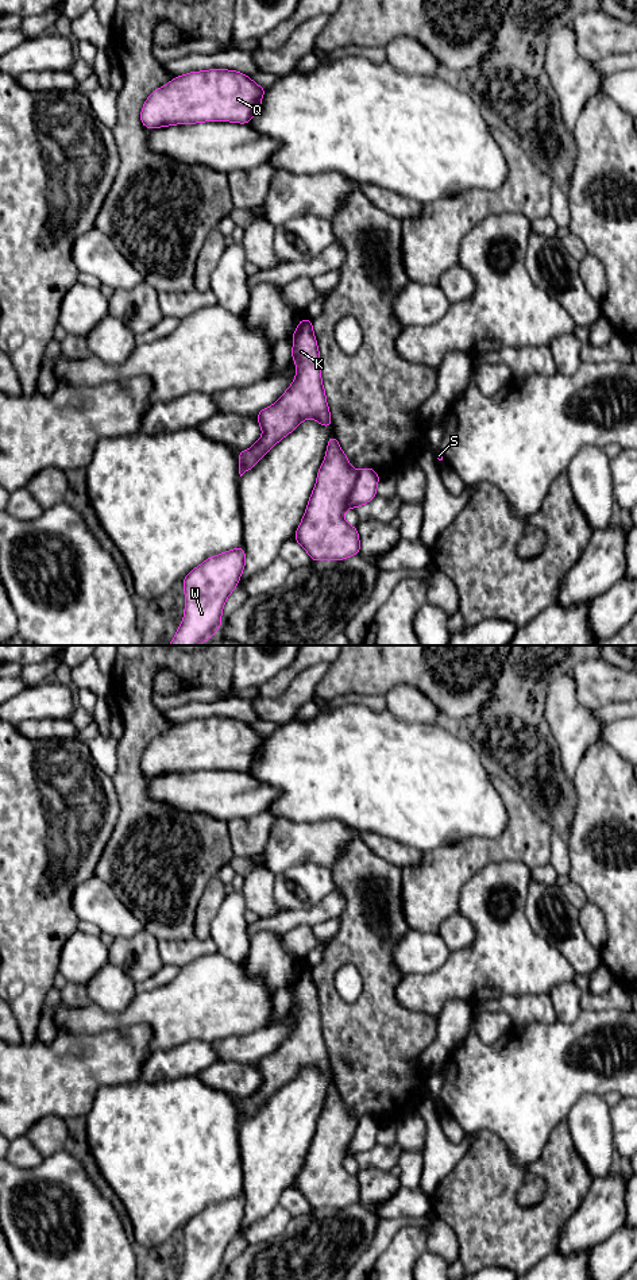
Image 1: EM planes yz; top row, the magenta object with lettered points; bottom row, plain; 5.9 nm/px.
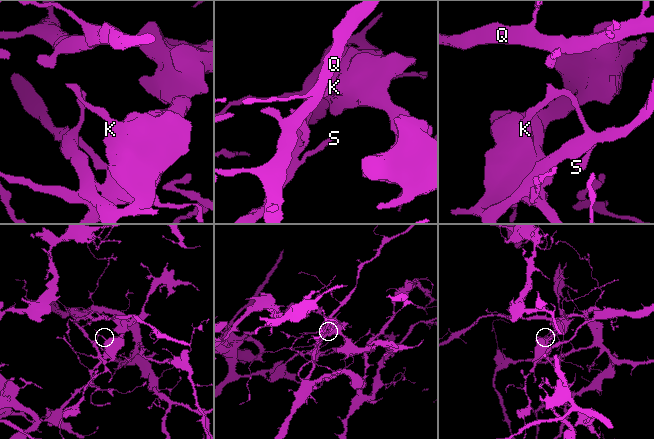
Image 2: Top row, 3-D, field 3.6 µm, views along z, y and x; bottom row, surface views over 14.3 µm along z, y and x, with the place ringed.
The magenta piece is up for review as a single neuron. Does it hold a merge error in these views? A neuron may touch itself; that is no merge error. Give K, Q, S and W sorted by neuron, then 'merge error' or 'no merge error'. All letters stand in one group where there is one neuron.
K / Q S W; merge error

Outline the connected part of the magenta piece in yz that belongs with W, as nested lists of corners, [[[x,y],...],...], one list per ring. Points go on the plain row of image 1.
[[[240,1194],[193,1217],[182,1227],[185,1262],[177,1280],[217,1280],[225,1248],[238,1235],[244,1212]]]

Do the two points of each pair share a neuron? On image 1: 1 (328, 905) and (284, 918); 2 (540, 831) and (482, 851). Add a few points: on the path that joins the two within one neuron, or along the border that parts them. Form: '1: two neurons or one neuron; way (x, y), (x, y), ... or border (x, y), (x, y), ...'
1: one neuron; way (317, 914), (294, 918)
2: one neuron; way (525, 839), (497, 849)

